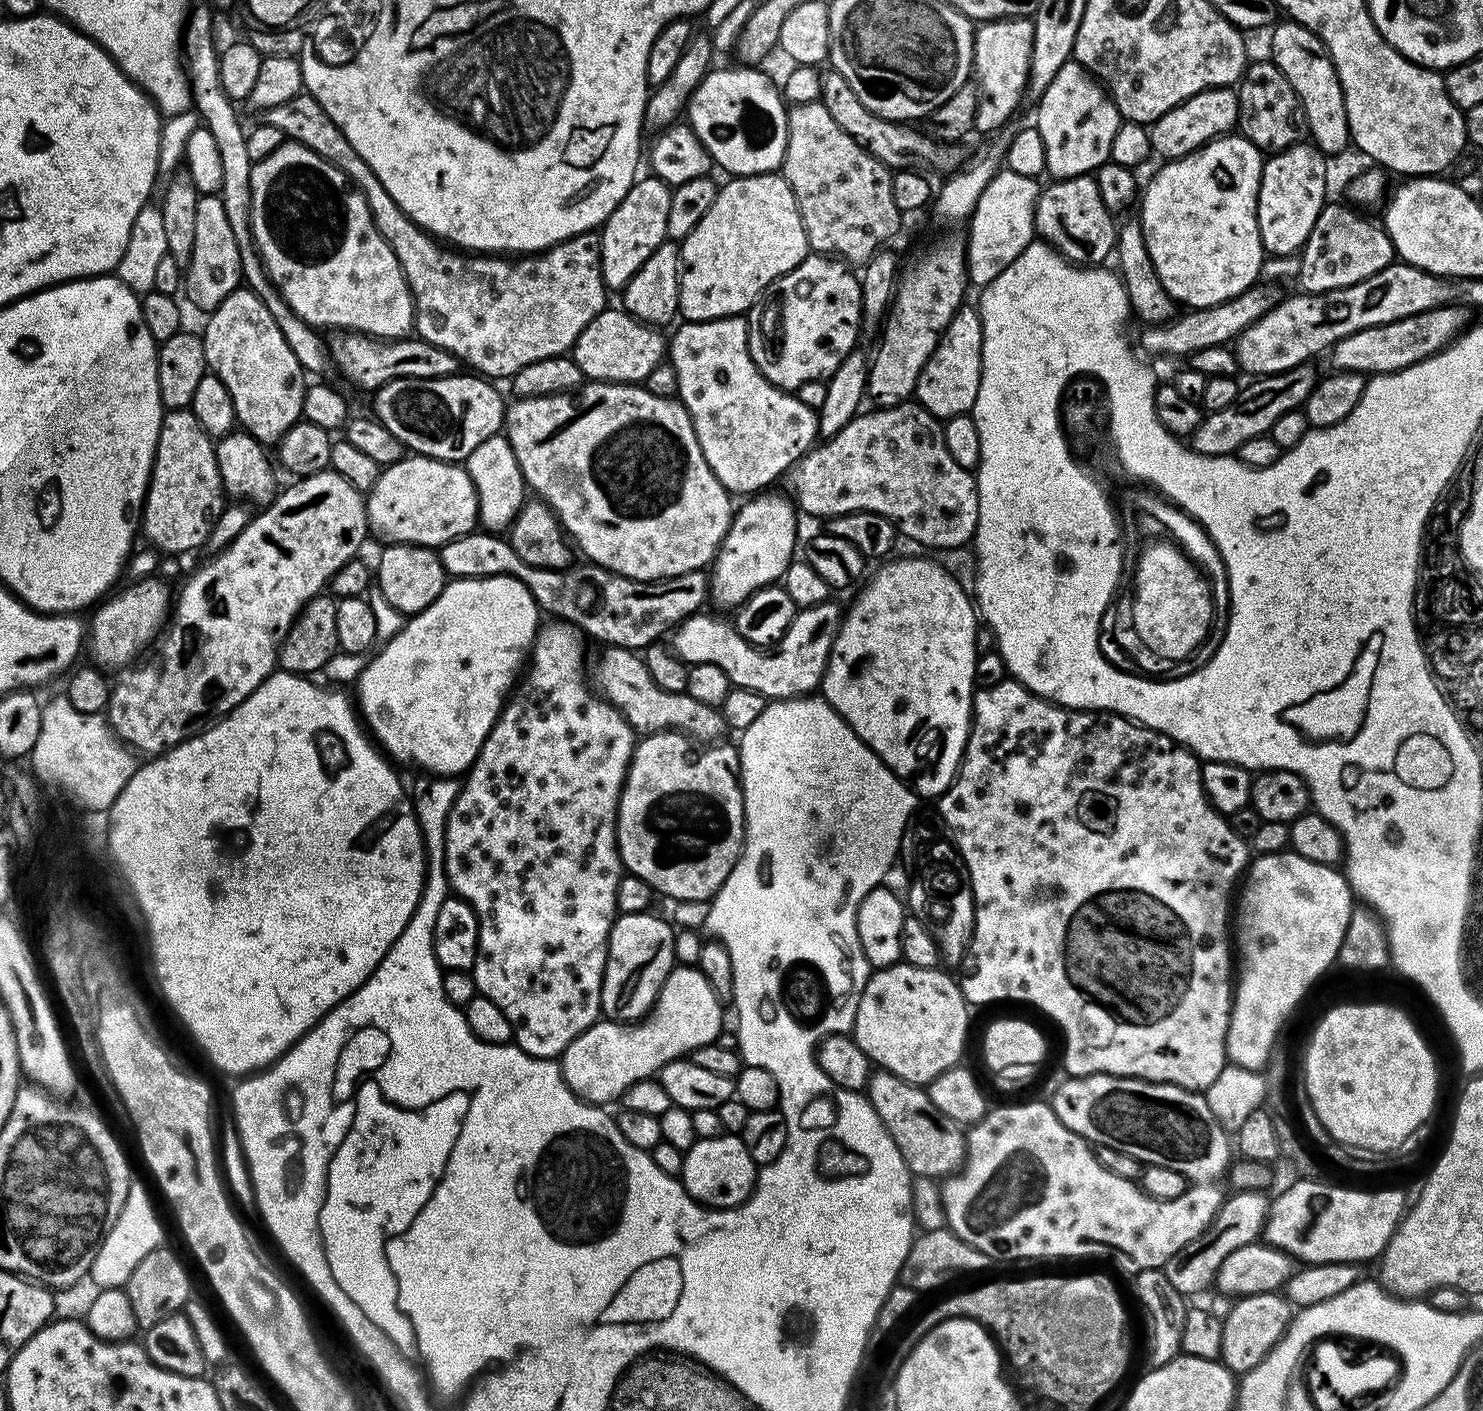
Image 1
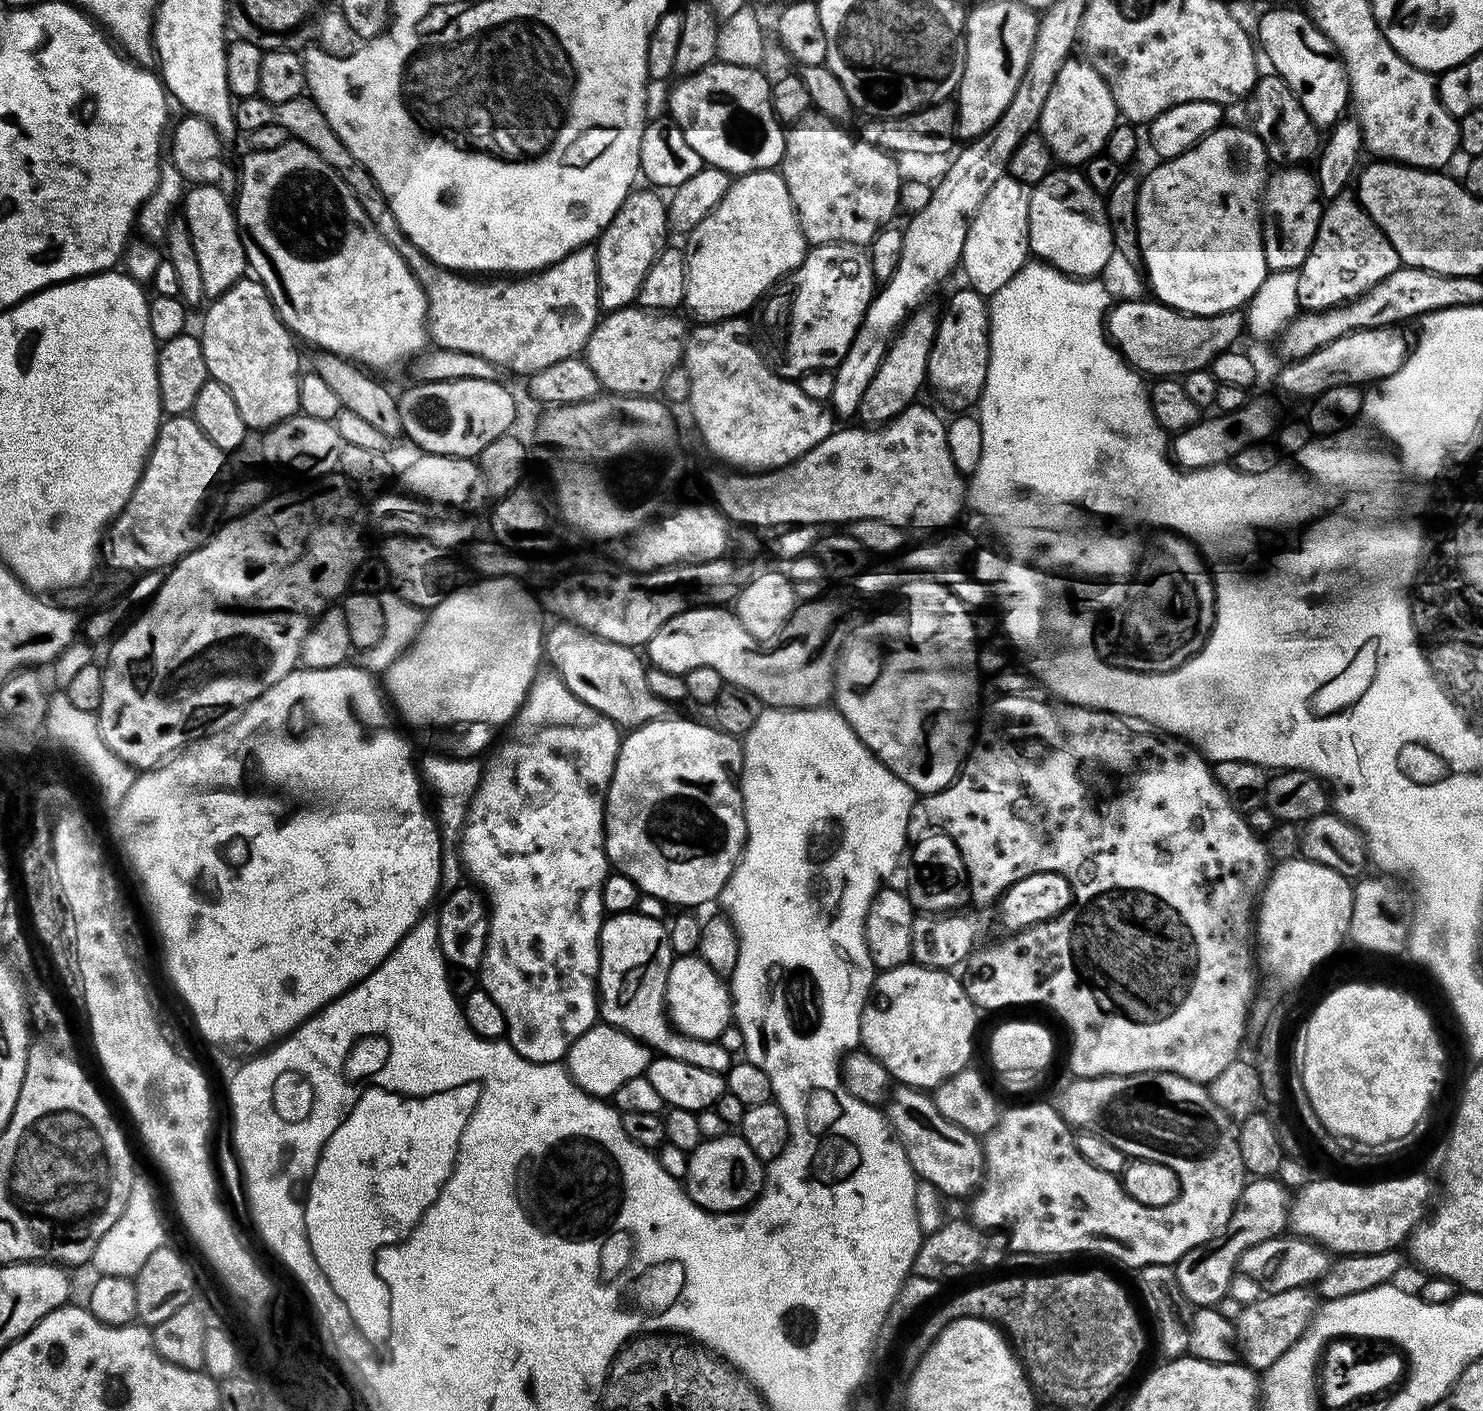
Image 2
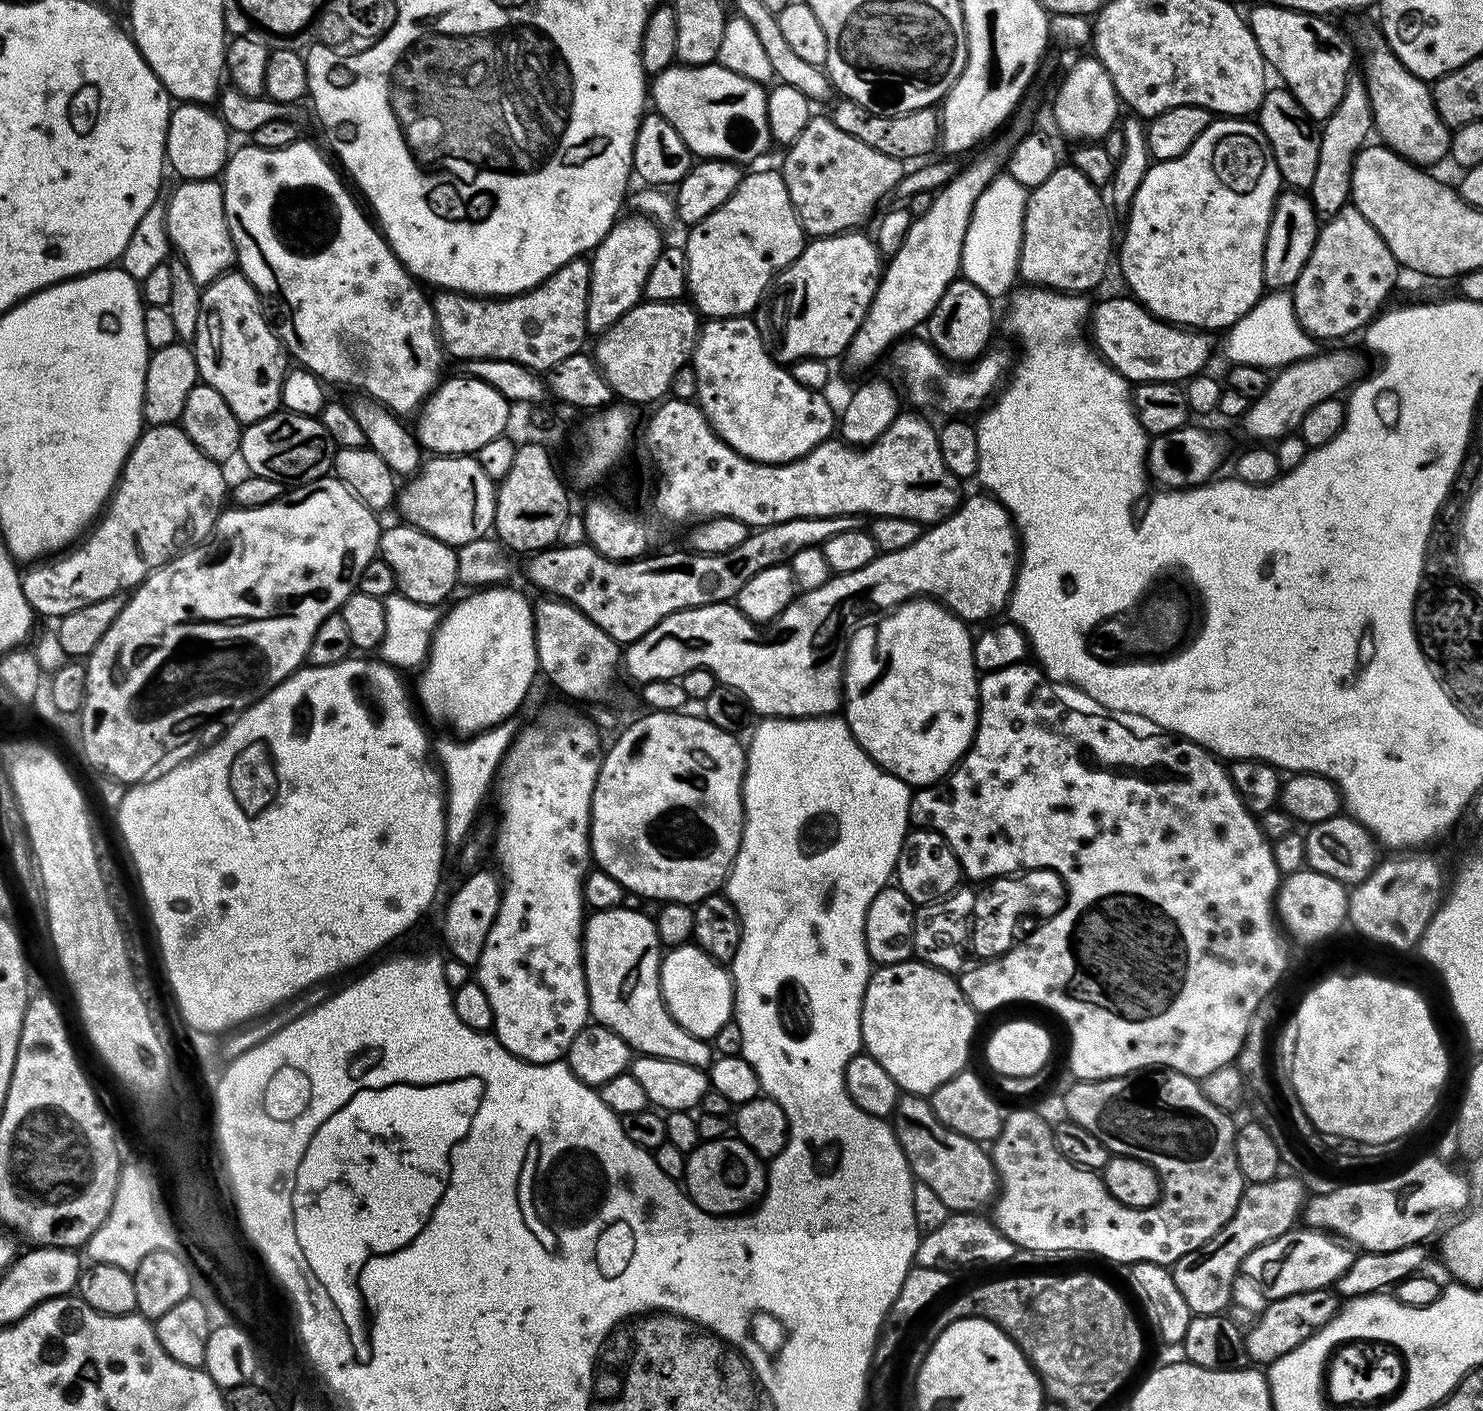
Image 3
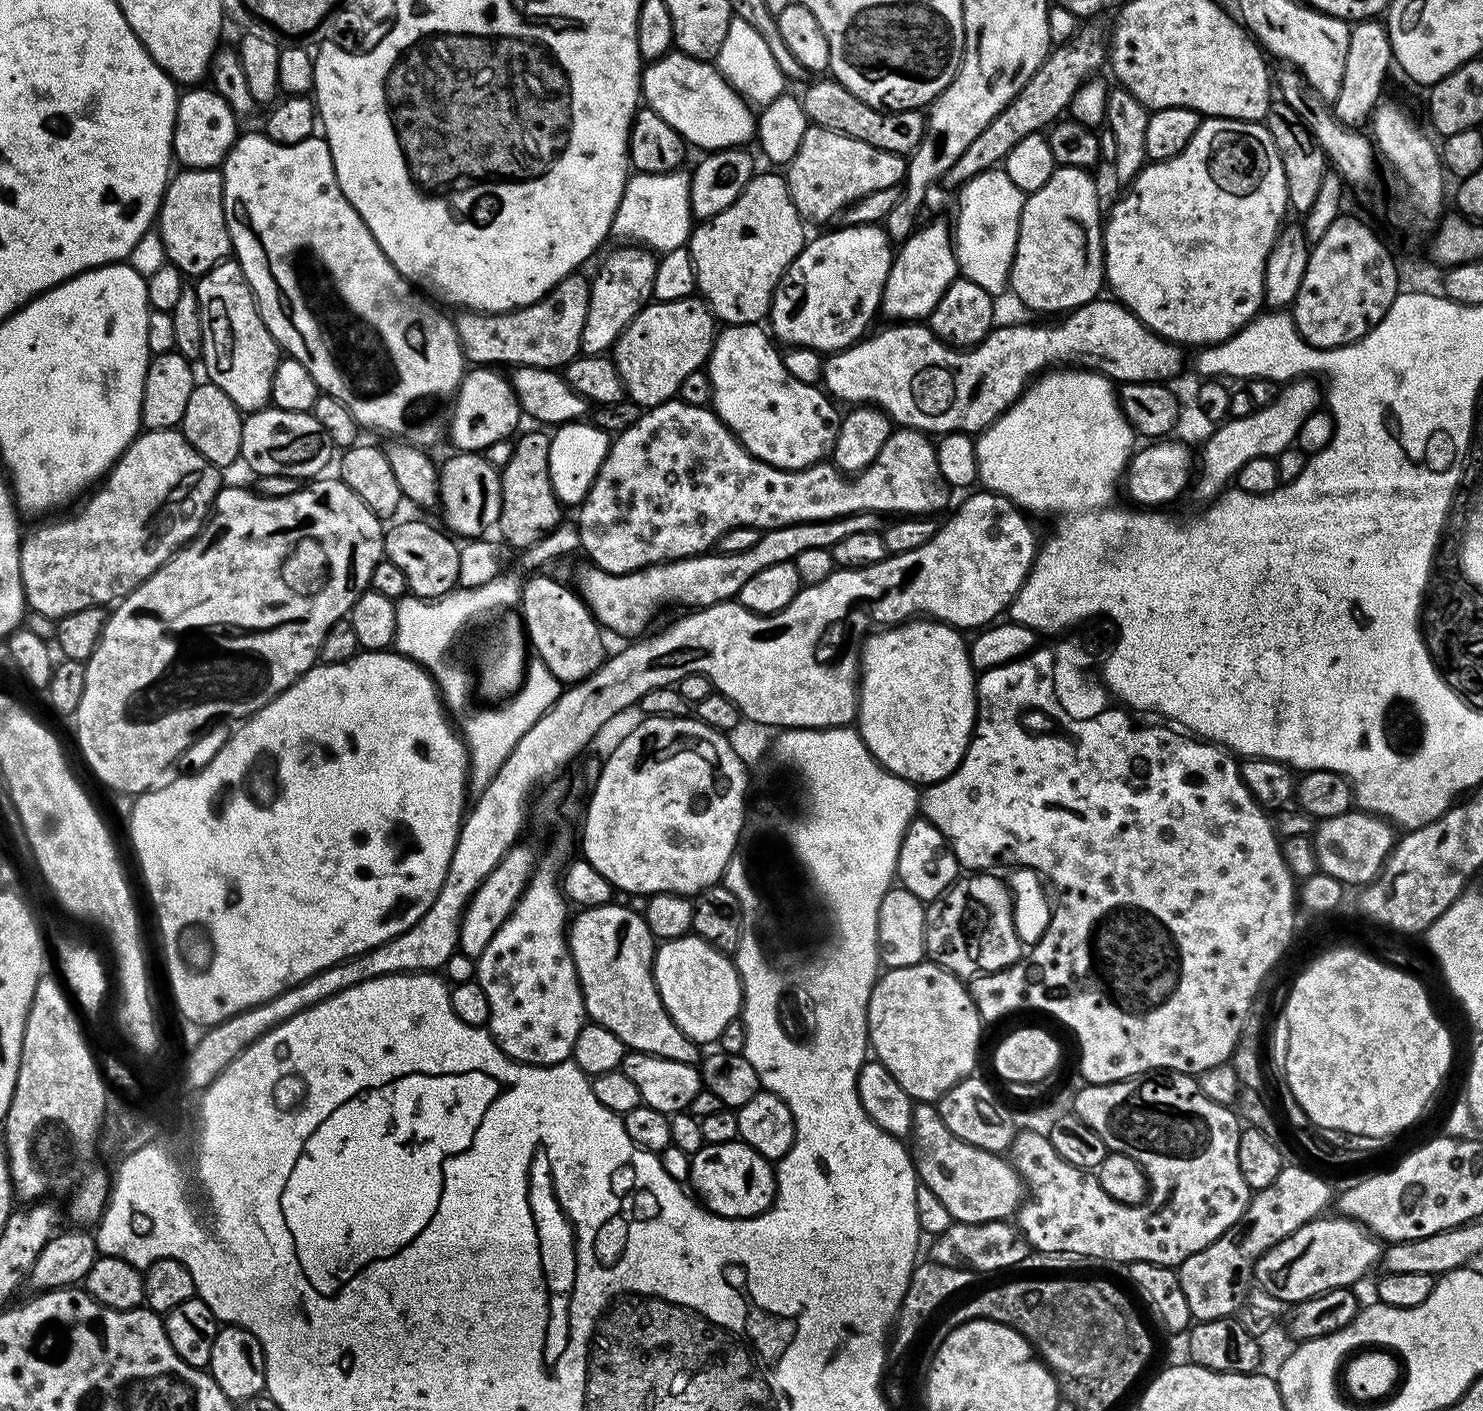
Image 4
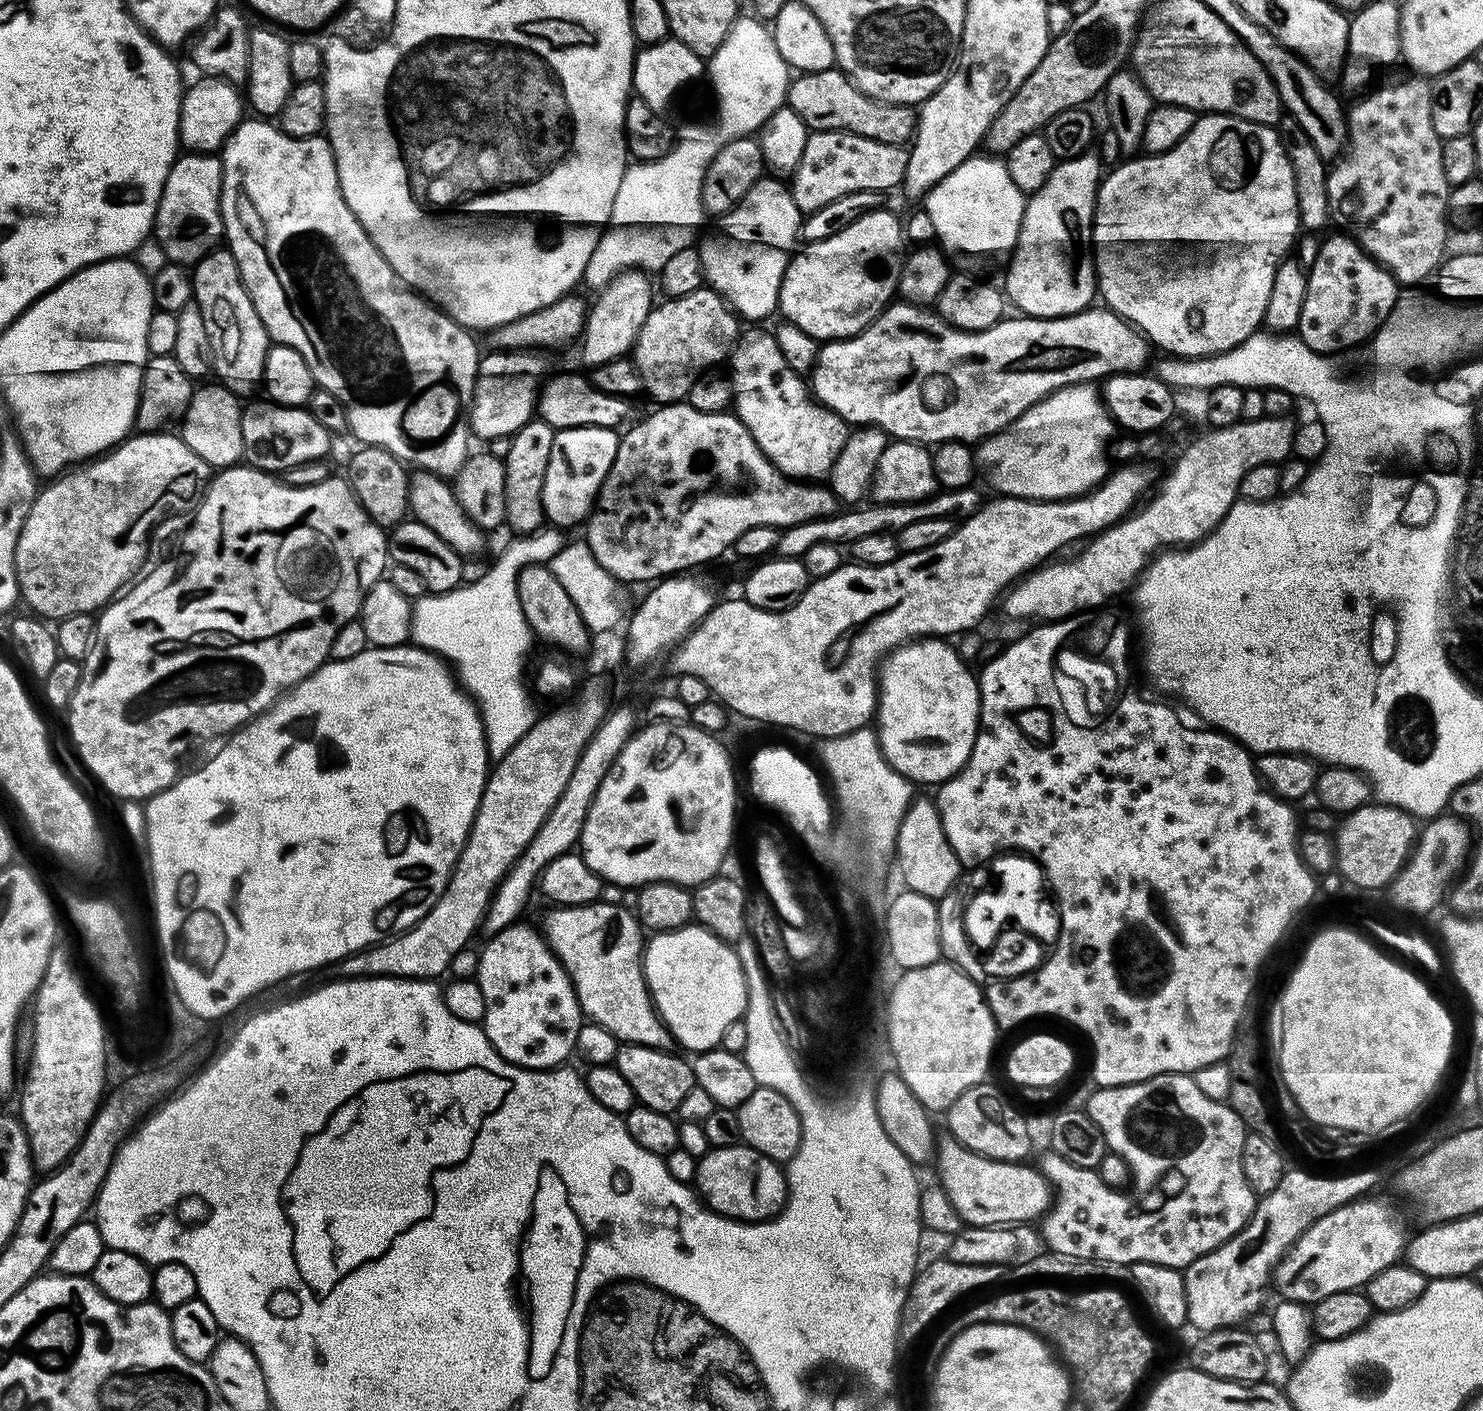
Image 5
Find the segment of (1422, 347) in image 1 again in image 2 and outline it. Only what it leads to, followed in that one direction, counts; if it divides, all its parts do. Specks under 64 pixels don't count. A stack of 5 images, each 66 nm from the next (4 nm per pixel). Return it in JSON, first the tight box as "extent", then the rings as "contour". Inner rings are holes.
{"extent":[1276,326,1410,402],"contour":[[[1396,326],[1387,328],[1360,328],[1357,332],[1347,332],[1334,342],[1314,350],[1301,360],[1285,363],[1276,384],[1288,396],[1301,396],[1304,402],[1321,396],[1334,386],[1372,386],[1385,380],[1392,372],[1397,372],[1404,364],[1410,351],[1410,340],[1400,333]]]}

